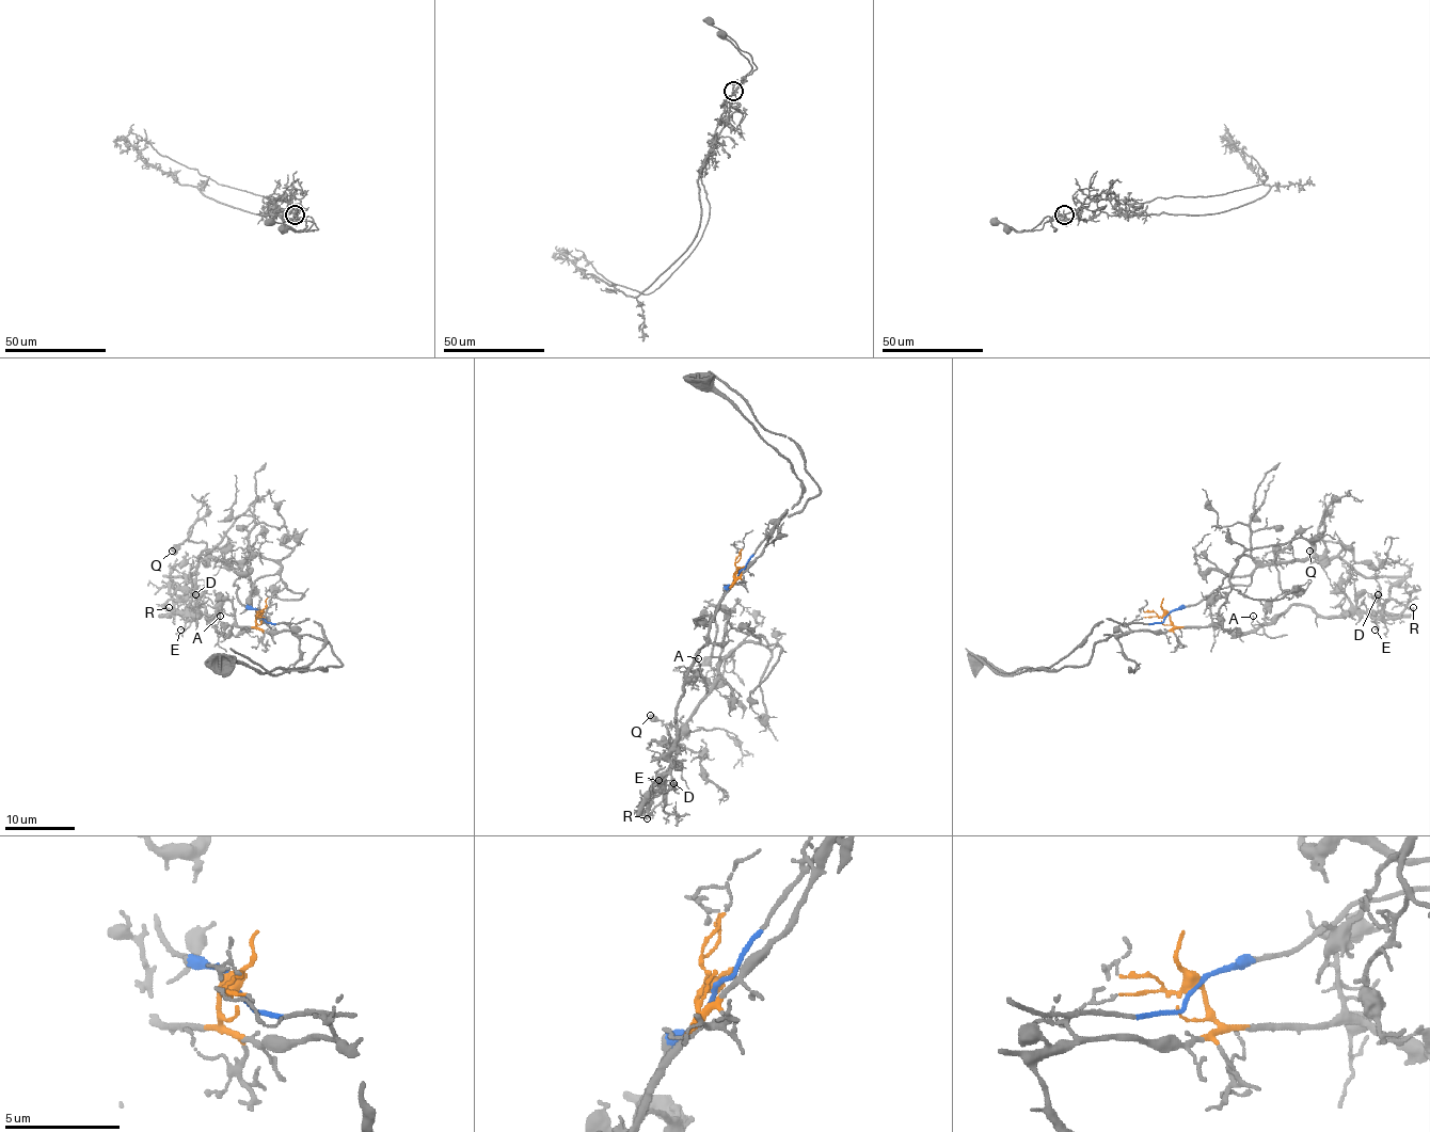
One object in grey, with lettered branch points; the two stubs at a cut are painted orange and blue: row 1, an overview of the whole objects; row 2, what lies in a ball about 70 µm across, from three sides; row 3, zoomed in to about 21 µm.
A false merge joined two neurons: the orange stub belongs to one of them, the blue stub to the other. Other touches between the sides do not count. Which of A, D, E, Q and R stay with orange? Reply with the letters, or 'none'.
A, D, E, R

